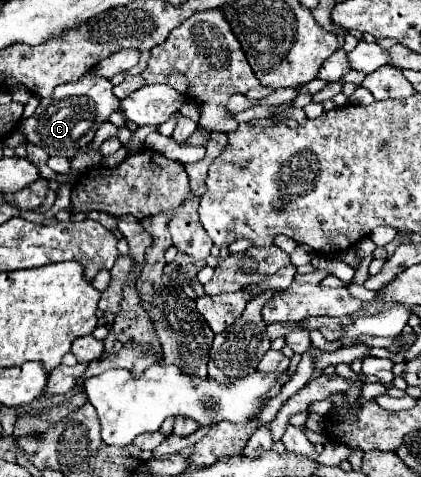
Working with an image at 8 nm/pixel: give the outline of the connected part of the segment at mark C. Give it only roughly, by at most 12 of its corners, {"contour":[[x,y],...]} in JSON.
{"contour":[[86,73],[40,99],[20,129],[72,157],[118,111],[112,81]]}

